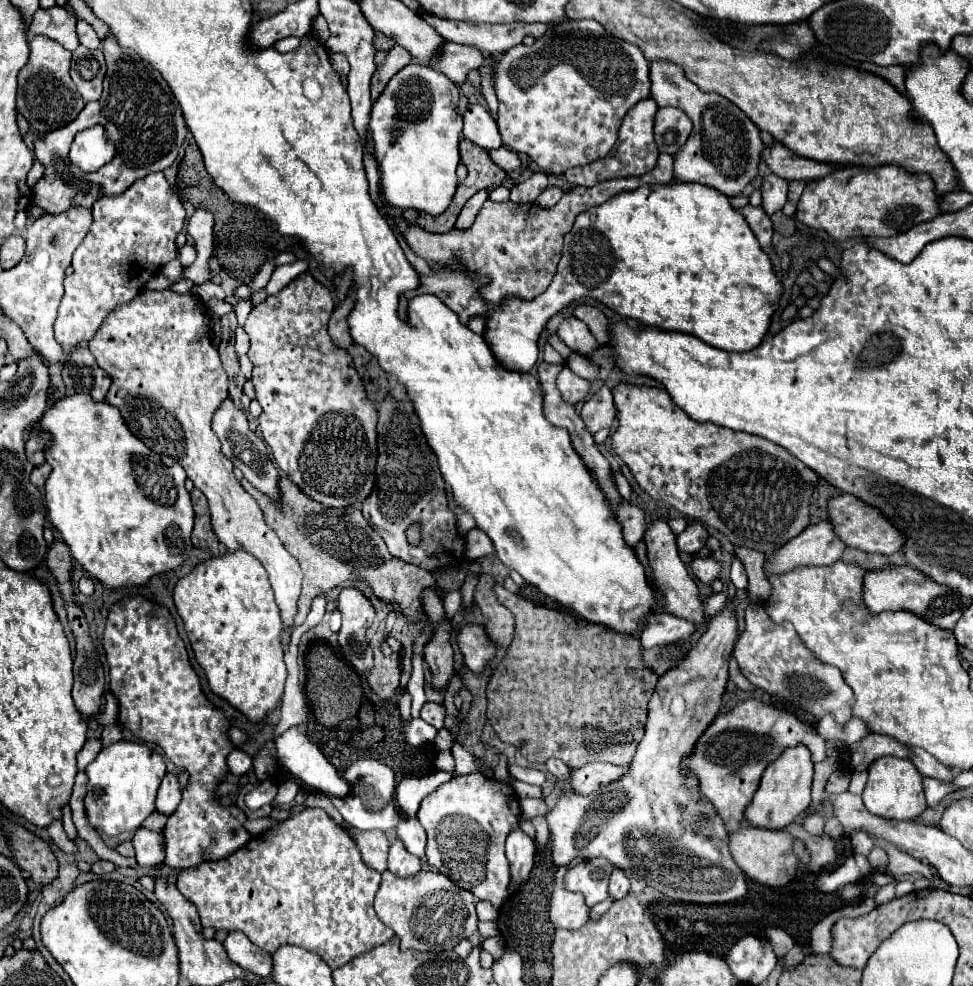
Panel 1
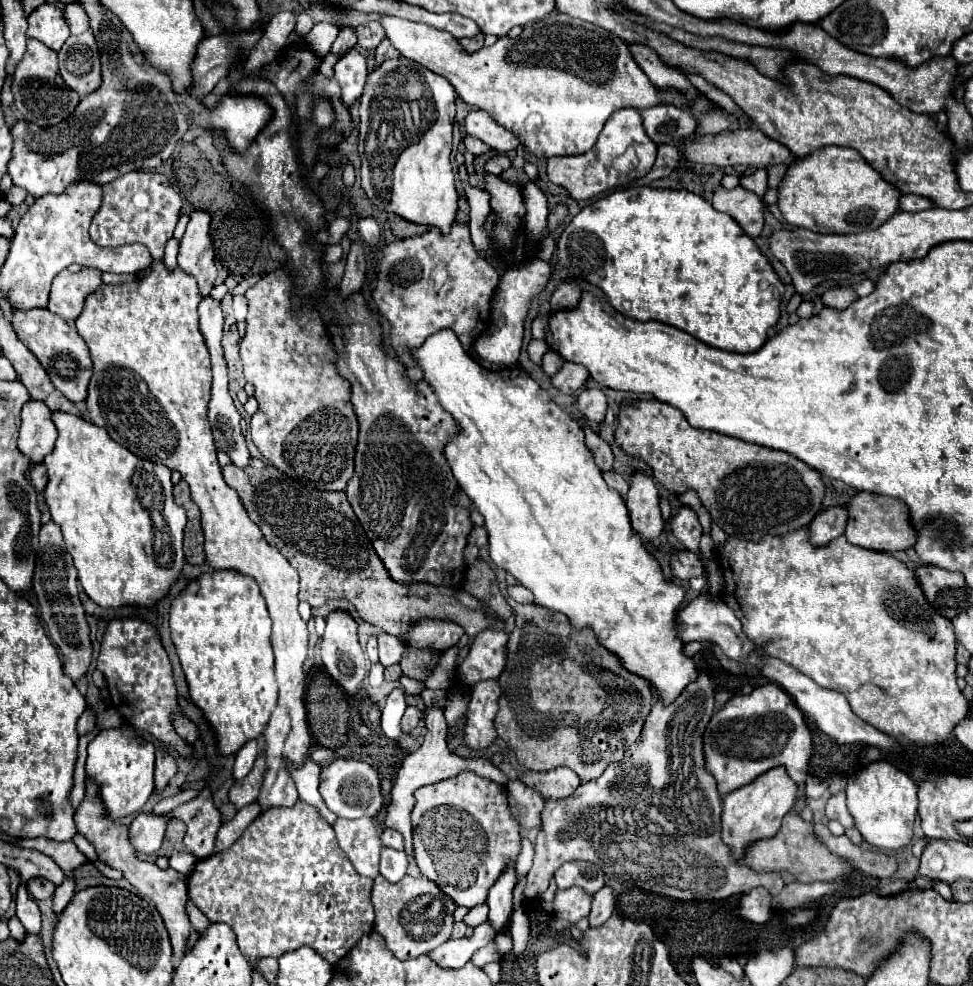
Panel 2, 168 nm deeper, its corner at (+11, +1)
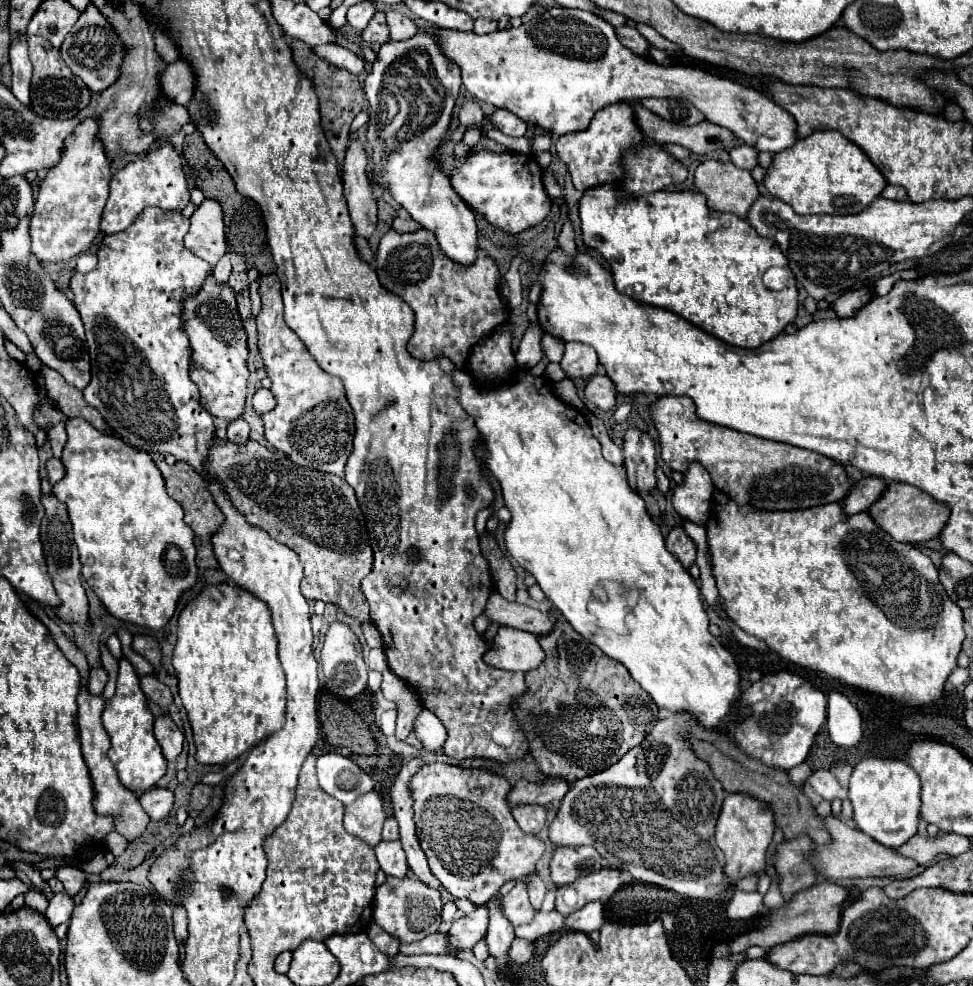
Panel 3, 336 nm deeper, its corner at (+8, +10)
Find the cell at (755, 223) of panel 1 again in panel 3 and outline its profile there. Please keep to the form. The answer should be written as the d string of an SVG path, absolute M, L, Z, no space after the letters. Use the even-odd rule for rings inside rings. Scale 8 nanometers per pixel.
M708 160L700 164L694 182L714 210L732 212L738 218L746 218L750 206L760 196L752 174L736 168L732 162L720 164L716 160Z

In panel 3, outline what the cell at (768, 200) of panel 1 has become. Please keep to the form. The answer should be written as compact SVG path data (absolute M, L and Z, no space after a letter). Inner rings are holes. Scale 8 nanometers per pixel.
M740 144L736 148L730 150L730 160L734 166L738 168L746 168L746 170L752 170L758 166L758 152L752 148L752 146L746 146L746 144Z

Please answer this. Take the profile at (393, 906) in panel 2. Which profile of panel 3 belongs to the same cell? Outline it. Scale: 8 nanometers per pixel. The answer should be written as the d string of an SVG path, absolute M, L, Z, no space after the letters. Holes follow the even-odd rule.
M388 876L384 884L378 886L376 898L374 898L374 922L388 934L396 936L400 942L410 944L416 940L422 940L428 934L438 932L442 924L442 898L436 888L430 888L422 880L412 878L392 878Z

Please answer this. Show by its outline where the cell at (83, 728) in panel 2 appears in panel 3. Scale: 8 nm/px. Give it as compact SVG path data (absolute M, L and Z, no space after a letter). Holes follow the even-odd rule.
M90 668L90 674L88 674L88 694L92 696L100 696L104 686L106 686L106 670L104 668Z

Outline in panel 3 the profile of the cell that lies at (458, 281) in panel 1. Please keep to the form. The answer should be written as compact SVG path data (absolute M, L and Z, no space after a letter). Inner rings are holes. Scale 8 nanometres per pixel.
M424 228L408 234L388 230L378 244L376 274L388 292L400 296L414 310L416 320L408 352L418 360L434 360L444 354L462 366L472 346L510 316L498 294L500 270L496 260L478 248L472 264L458 264L442 252L436 236Z

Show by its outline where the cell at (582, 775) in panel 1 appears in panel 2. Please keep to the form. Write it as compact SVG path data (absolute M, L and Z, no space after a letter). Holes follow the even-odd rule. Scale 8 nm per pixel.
M557 767L551 771L523 771L519 781L533 787L533 791L541 793L543 799L569 797L581 785L581 779L569 767Z

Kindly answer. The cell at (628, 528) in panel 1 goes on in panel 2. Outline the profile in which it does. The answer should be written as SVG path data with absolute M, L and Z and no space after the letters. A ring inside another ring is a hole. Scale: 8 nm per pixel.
M609 469L609 471L605 471L603 473L603 477L605 477L605 481L607 481L607 485L611 487L611 489L615 489L615 491L619 491L619 495L621 497L625 497L627 495L627 491L629 491L629 483L615 471L615 469Z

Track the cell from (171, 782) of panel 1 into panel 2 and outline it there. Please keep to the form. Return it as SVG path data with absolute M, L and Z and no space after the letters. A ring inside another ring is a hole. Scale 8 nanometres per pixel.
M157 749L157 763L155 763L155 789L161 791L169 783L169 779L177 773L177 761L169 755L167 749Z

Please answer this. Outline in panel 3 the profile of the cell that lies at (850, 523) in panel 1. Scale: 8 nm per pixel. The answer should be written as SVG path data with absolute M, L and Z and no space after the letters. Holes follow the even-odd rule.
M900 482L888 484L882 496L870 506L868 514L878 524L878 528L890 534L896 542L910 542L910 544L936 538L944 528L944 522L948 520L946 506L936 504L936 500L928 498L928 494L924 494L920 488L910 484L900 484Z

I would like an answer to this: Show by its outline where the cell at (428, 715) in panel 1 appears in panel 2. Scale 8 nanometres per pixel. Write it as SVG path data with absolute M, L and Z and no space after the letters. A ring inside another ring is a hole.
M407 707L405 715L403 715L403 721L401 721L401 729L403 733L409 733L417 727L417 723L421 721L421 711L417 707Z

